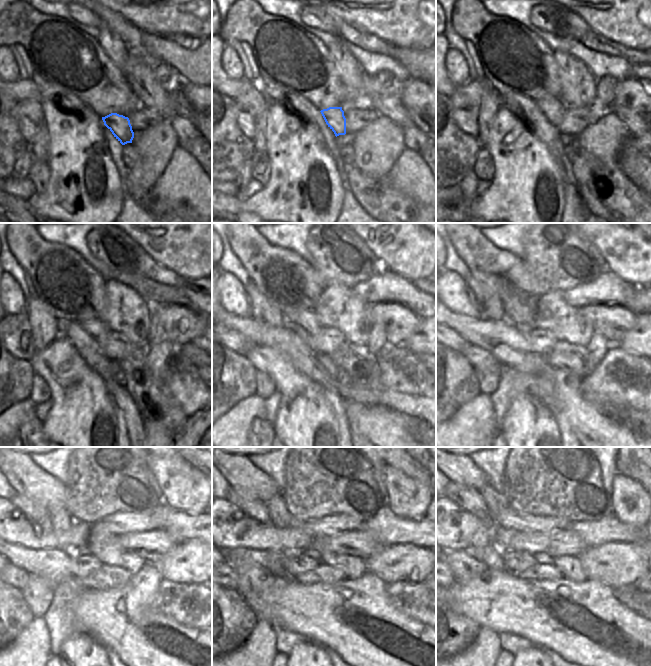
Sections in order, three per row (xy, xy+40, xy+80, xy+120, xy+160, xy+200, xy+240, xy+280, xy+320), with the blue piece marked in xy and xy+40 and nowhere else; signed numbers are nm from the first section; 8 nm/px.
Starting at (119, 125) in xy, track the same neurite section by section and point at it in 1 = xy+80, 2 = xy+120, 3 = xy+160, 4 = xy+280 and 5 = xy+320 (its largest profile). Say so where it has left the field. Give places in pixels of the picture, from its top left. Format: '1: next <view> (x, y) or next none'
1: next xy+80 (554, 111)
2: next xy+120 (96, 328)
3: next xy+160 (306, 320)
4: next xy+280 (295, 539)
5: next xy+320 (497, 502)

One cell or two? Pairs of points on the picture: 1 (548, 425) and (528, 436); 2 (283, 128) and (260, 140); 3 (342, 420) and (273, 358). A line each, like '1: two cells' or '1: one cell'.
1: one cell
2: two cells
3: two cells

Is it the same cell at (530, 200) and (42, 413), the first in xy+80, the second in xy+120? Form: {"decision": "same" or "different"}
{"decision": "different"}

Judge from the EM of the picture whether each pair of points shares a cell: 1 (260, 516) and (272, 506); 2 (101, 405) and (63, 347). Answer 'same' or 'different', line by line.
1: different
2: same

